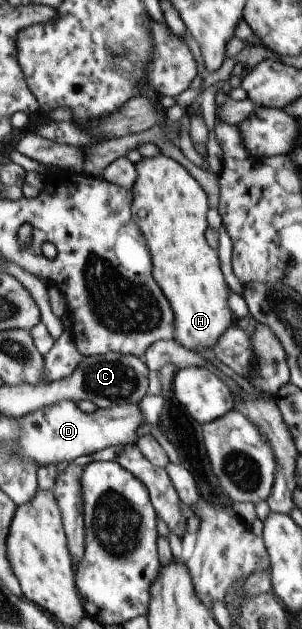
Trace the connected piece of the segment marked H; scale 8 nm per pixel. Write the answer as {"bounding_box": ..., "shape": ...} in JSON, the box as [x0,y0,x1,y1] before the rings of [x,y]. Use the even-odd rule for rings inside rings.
{"bounding_box":[130,153,234,351],"shape":[[[162,153],[152,157],[142,156],[133,166],[136,177],[130,189],[132,221],[144,236],[151,257],[151,276],[170,304],[173,313],[173,340],[190,351],[211,348],[220,333],[232,325],[234,315],[226,303],[229,287],[224,281],[217,253],[208,247],[205,240],[206,214],[209,210],[206,194],[177,160]]]}

